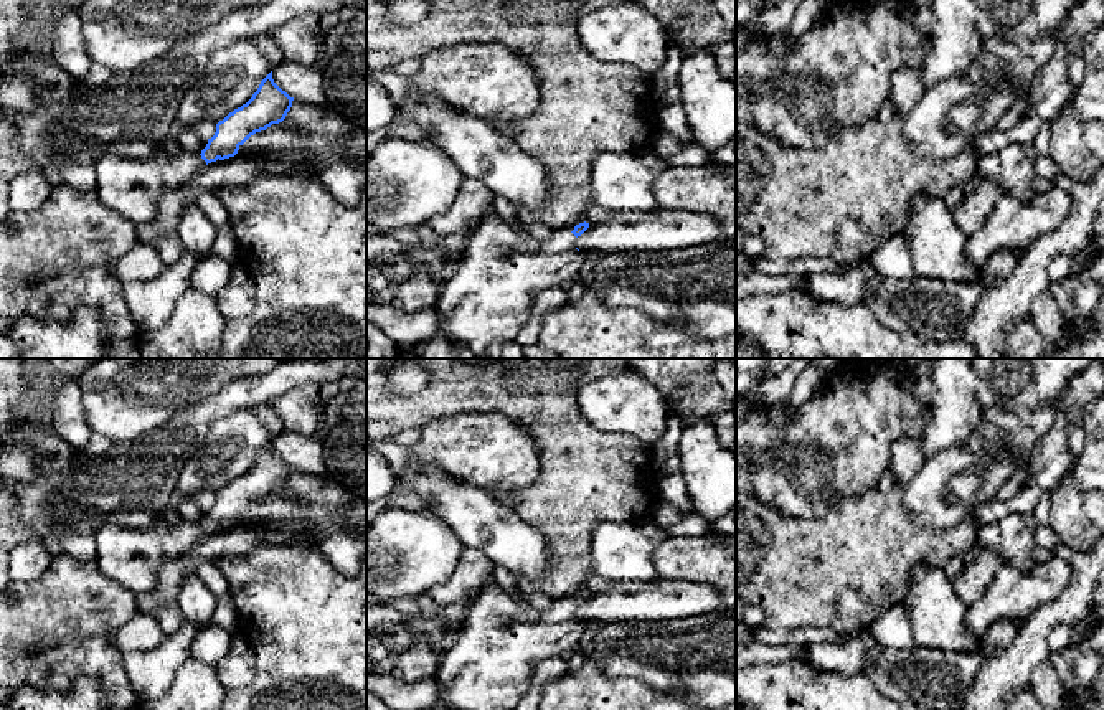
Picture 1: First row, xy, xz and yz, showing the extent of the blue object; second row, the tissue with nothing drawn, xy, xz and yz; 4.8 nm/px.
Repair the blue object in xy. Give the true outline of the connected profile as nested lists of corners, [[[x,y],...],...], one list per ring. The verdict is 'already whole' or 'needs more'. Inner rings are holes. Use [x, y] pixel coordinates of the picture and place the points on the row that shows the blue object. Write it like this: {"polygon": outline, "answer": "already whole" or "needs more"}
{"polygon": [[[271,71],[246,104],[216,124],[215,135],[203,140],[198,152],[182,152],[180,155],[168,157],[165,150],[160,150],[147,159],[130,159],[114,152],[102,152],[94,165],[97,173],[96,193],[101,203],[134,225],[153,221],[158,200],[165,193],[185,187],[208,163],[234,157],[239,147],[256,132],[282,122],[292,107],[292,101],[294,97],[274,83]]], "answer": "needs more"}

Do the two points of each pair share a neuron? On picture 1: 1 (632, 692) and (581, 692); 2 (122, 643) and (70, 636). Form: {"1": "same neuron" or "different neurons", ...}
{"1": "same neuron", "2": "different neurons"}

